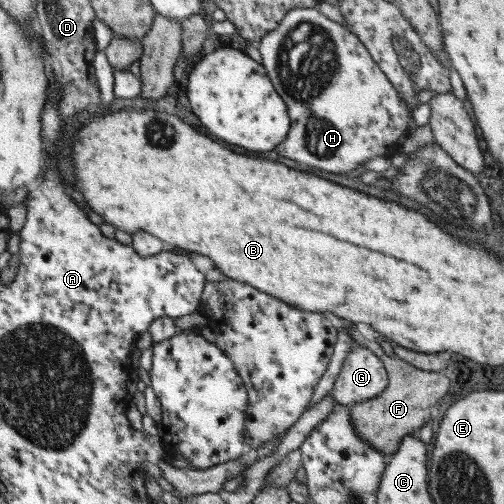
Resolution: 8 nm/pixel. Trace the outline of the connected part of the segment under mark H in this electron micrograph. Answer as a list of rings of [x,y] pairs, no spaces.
[[[294,9],[286,14],[279,28],[267,33],[258,42],[262,63],[267,66],[275,90],[283,94],[291,110],[291,134],[278,146],[278,154],[285,158],[319,168],[333,174],[361,168],[375,156],[391,157],[397,153],[397,138],[411,127],[407,101],[391,85],[387,77],[373,62],[367,49],[355,34],[343,25],[331,22],[316,9]]]

